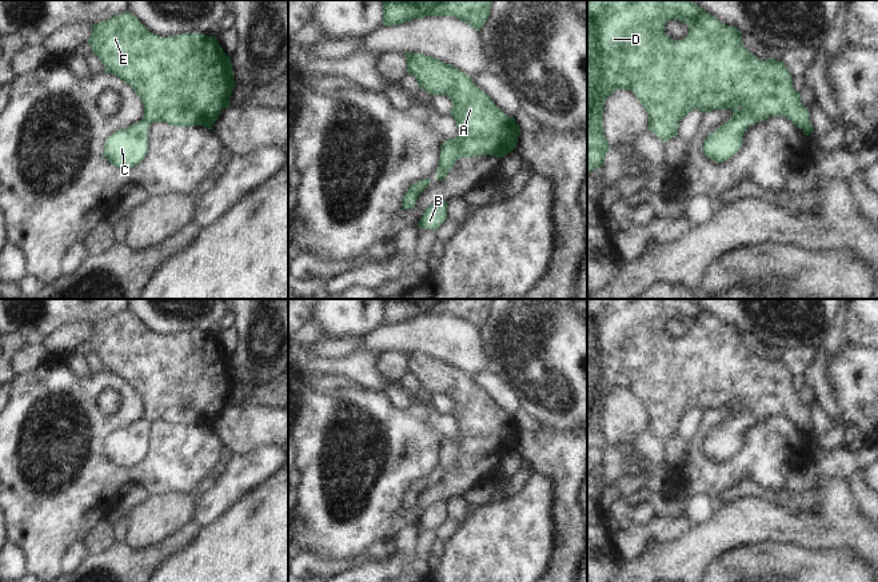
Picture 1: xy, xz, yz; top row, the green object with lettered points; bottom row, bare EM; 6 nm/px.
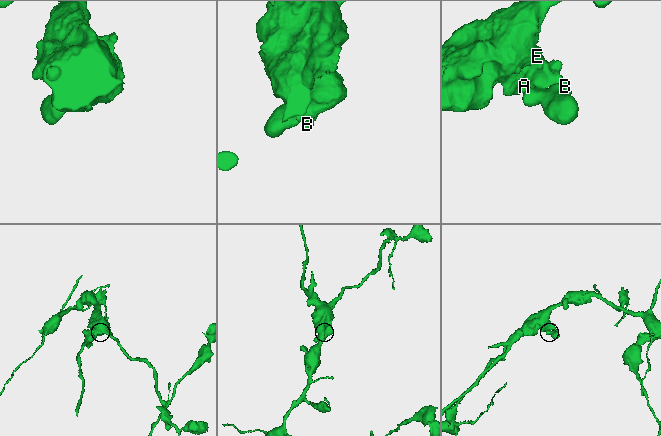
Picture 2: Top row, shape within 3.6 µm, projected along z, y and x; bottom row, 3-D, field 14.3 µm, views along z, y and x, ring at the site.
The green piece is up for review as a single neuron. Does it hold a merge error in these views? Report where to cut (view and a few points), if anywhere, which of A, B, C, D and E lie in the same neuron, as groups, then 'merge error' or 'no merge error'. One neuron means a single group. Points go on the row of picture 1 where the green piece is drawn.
cut none; groups A B C D E; no merge error

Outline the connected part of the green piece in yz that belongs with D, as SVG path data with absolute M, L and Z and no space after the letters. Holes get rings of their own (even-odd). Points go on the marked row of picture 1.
M587 0L587 172L603 166L610 148L603 132L603 107L615 89L630 89L648 115L648 131L663 143L678 136L682 119L694 109L707 113L713 109L731 109L729 121L711 132L703 141L705 155L722 163L742 147L747 127L771 116L786 116L806 136L814 132L809 109L801 103L801 93L793 88L793 76L782 61L762 60L743 44L741 32L721 23L691 0ZM669 20L689 27L689 35L677 41L665 32Z

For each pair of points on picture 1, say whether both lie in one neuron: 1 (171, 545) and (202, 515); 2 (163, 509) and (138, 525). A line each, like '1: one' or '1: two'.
1: two
2: one

